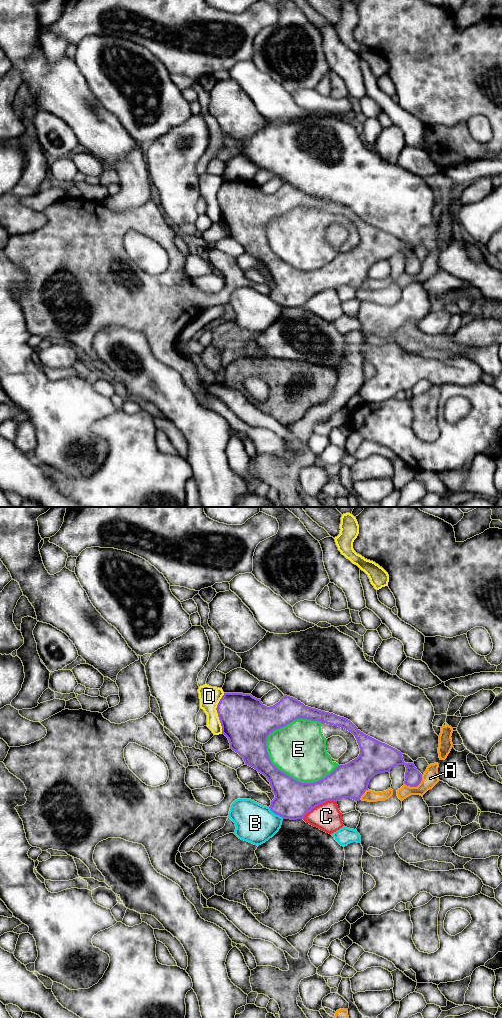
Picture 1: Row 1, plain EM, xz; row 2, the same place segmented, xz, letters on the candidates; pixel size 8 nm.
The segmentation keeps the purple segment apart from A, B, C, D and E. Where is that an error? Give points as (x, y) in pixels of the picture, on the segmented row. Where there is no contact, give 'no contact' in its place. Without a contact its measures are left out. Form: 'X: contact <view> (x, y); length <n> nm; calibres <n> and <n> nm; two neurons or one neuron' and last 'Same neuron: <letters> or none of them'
A: contact xz (415, 786); length 170 nm; calibres 140 and 130 nm; two neurons
B: contact xz (276, 814); length 160 nm; calibres 300 and 320 nm; two neurons
C: contact xz (318, 804); length 300 nm; calibres 300 and 220 nm; two neurons
D: contact xz (217, 712); length 320 nm; calibres 400 and 160 nm; two neurons
E: contact xz (291, 777); length 650 nm; calibres 300 and 440 nm; two neurons
Same neuron: none of them

